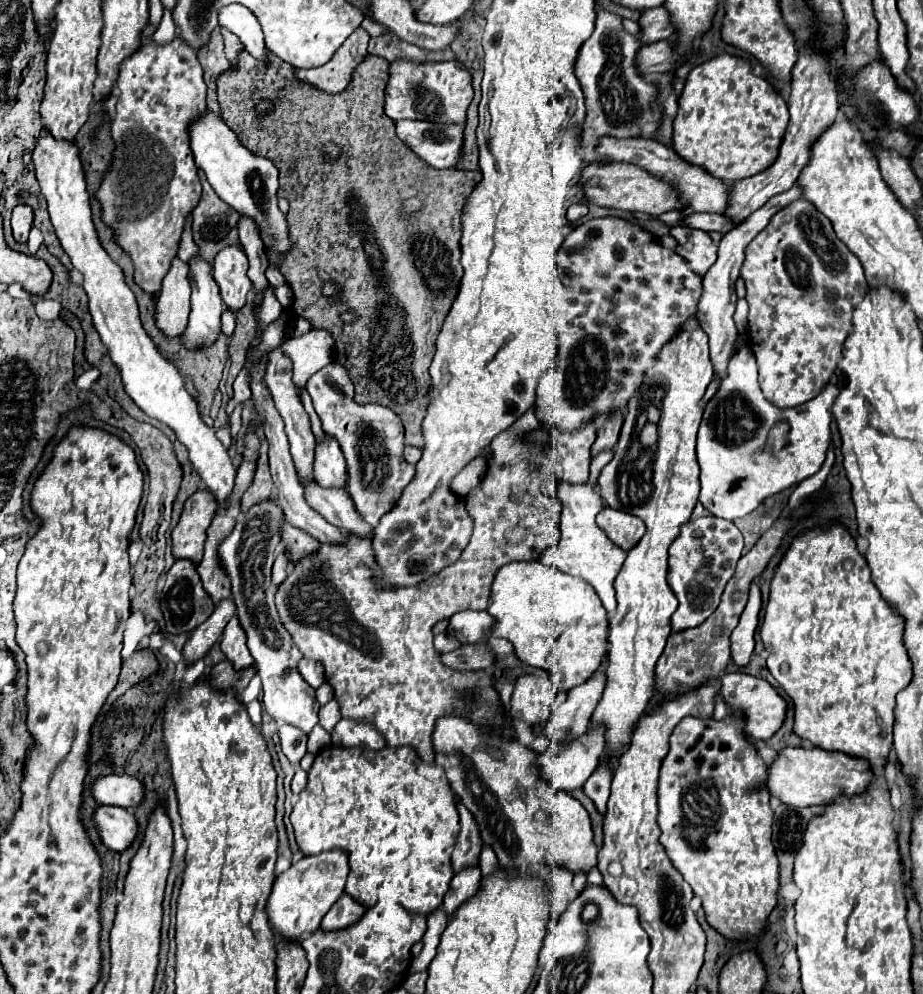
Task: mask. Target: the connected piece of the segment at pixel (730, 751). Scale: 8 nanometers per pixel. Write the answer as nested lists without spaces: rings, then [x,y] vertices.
[[[735,710],[731,712],[727,718],[723,720],[715,720],[715,718],[695,718],[695,716],[687,716],[683,718],[675,730],[671,732],[671,748],[669,754],[665,756],[663,764],[661,764],[661,774],[659,774],[659,828],[661,828],[661,844],[665,846],[667,854],[671,856],[671,862],[679,868],[679,872],[683,872],[683,878],[691,884],[695,896],[703,898],[703,908],[705,908],[705,916],[707,922],[717,928],[723,936],[733,938],[733,940],[741,940],[741,938],[751,938],[751,936],[759,936],[765,928],[767,916],[771,914],[771,910],[777,904],[777,878],[779,878],[779,866],[777,866],[777,856],[775,856],[775,848],[771,842],[771,826],[773,826],[773,810],[769,806],[769,788],[767,788],[767,764],[763,762],[763,758],[759,756],[757,748],[749,742],[749,738],[745,736],[745,716]]]

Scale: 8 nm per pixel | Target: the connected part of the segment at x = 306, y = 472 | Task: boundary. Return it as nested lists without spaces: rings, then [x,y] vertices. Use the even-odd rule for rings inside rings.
[[[273,348],[271,352],[267,352],[267,364],[265,364],[265,384],[273,396],[275,408],[281,414],[283,422],[285,422],[285,432],[291,444],[291,456],[295,462],[295,468],[299,472],[303,472],[303,476],[311,476],[311,460],[313,460],[313,450],[315,450],[315,436],[311,432],[311,422],[309,416],[297,396],[297,386],[293,384],[293,362],[287,354],[283,354],[281,348]]]

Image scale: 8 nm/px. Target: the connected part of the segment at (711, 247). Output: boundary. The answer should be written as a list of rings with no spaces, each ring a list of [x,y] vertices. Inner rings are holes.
[[[673,226],[671,234],[681,246],[677,246],[677,254],[691,264],[693,272],[699,272],[703,276],[715,262],[715,244],[711,242],[709,234],[689,226]]]

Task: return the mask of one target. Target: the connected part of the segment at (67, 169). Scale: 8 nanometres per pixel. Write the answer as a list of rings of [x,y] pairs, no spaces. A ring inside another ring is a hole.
[[[43,130],[33,150],[33,164],[37,172],[37,182],[49,206],[55,234],[65,252],[69,254],[73,266],[85,278],[83,288],[89,296],[89,312],[93,316],[93,324],[103,344],[107,346],[113,364],[121,370],[125,392],[147,416],[175,430],[177,440],[185,444],[189,450],[189,460],[193,468],[203,478],[207,488],[215,492],[217,502],[223,506],[233,488],[235,466],[231,464],[231,458],[223,448],[223,444],[217,440],[215,428],[205,426],[205,422],[201,420],[197,402],[185,390],[185,380],[179,374],[179,370],[159,354],[159,350],[143,330],[135,294],[125,284],[121,268],[109,258],[109,254],[99,242],[91,214],[87,178],[79,158],[77,144],[73,140],[57,140]]]

